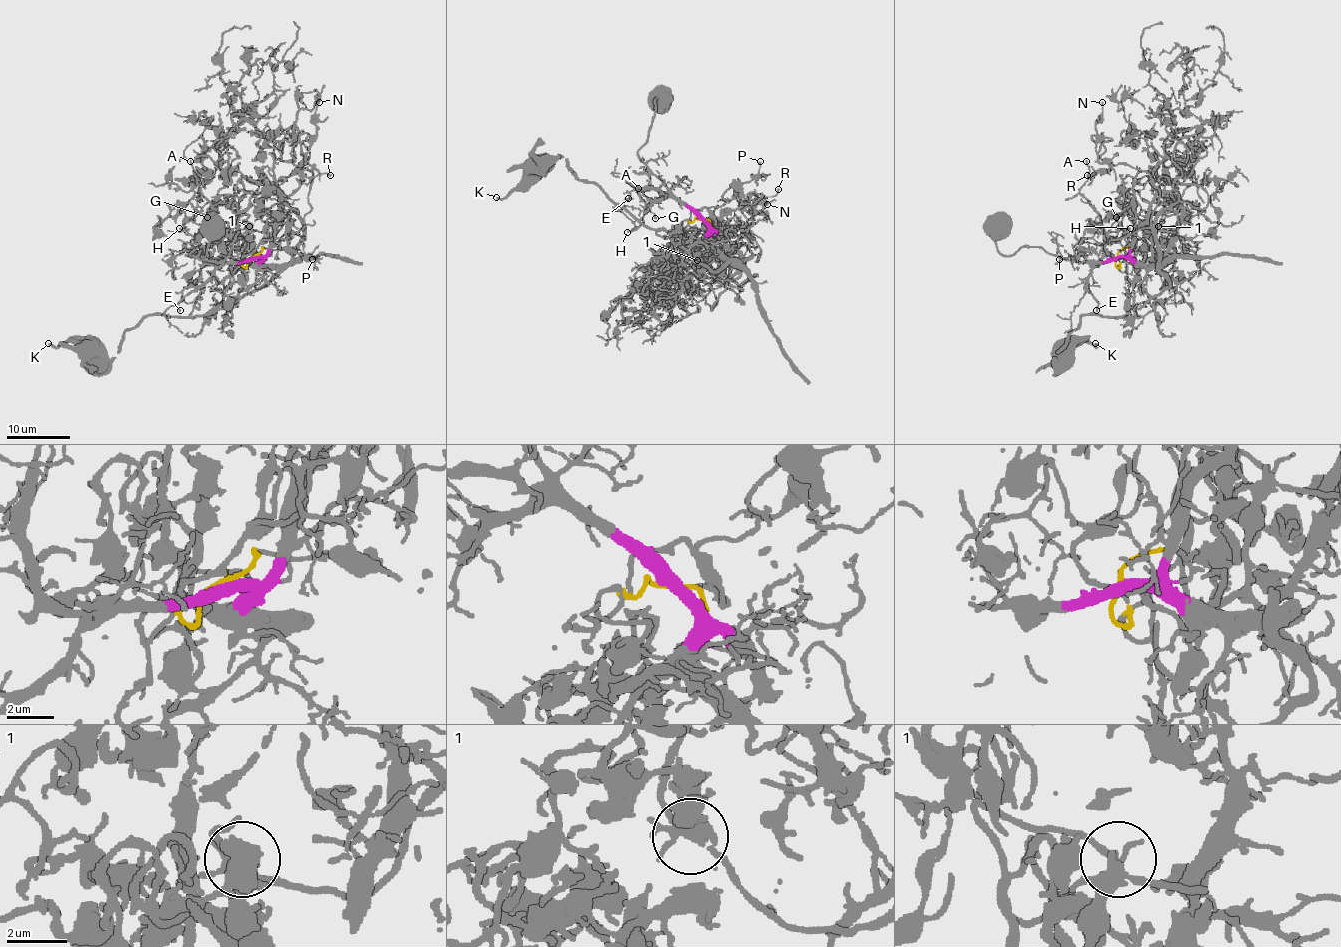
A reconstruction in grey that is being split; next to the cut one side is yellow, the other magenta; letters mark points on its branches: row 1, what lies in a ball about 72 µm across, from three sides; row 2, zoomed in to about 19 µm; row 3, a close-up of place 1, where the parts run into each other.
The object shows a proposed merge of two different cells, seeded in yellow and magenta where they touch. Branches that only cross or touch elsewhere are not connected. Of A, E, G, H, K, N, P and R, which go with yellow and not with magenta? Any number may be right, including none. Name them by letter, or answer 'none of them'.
K, N, P, R

